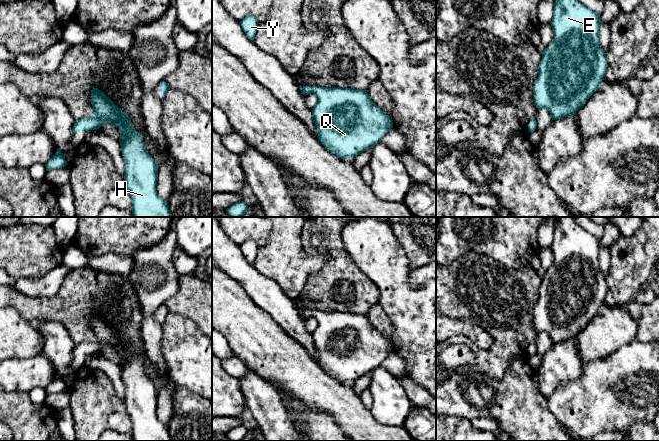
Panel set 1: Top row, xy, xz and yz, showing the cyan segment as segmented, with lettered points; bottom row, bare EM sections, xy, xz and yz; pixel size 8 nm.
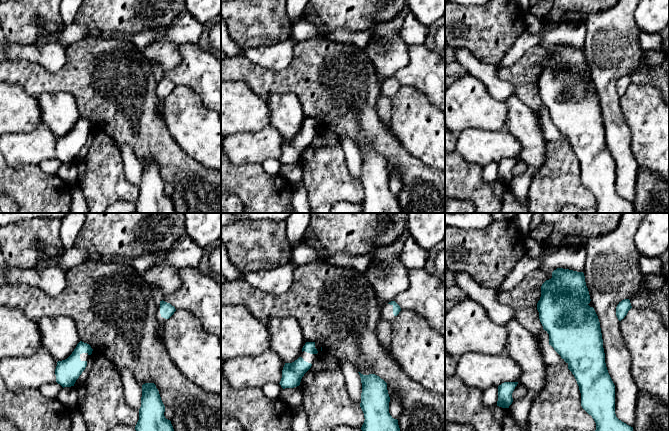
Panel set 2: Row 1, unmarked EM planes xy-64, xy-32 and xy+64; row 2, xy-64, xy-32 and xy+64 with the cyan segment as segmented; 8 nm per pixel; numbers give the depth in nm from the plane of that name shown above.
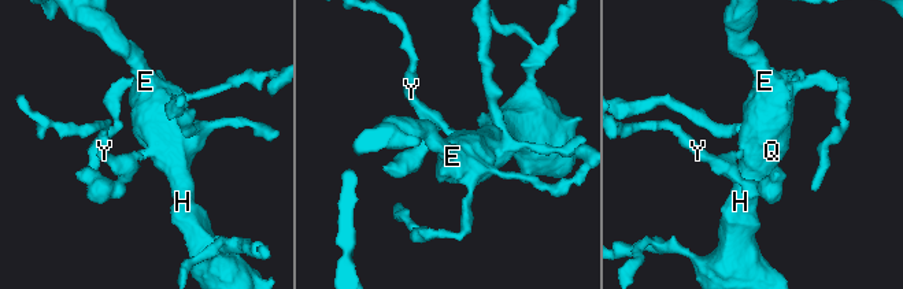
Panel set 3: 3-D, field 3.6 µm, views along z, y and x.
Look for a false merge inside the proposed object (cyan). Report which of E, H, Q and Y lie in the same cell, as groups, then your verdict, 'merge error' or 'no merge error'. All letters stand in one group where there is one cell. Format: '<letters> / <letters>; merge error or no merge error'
E H Q Y; no merge error

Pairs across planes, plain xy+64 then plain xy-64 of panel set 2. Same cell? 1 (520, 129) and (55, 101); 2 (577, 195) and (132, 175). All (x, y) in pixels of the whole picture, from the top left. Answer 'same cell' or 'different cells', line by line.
1: same cell
2: different cells

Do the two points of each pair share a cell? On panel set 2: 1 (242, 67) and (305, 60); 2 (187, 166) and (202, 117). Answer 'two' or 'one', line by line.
1: one
2: two

